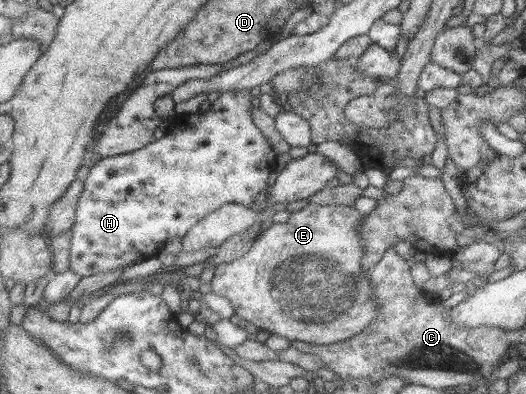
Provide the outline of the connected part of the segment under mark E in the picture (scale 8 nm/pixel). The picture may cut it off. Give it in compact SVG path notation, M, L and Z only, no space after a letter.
M307 203L303 208L289 212L287 221L272 223L270 227L267 227L267 229L255 239L255 243L251 245L249 251L247 251L241 259L215 266L215 273L209 282L211 292L215 294L216 297L227 300L231 307L233 307L234 315L237 315L259 330L265 330L271 334L285 337L289 342L297 340L308 344L329 345L335 342L345 341L361 333L365 327L371 324L371 321L377 316L377 313L379 313L378 303L375 303L373 297L371 297L373 289L371 289L371 285L369 285L369 279L367 279L368 275L364 271L361 271L361 265L359 265L361 256L363 256L361 237L359 237L359 228L361 228L362 221L364 221L363 213L358 212L353 206L337 204L325 204L320 206Z

